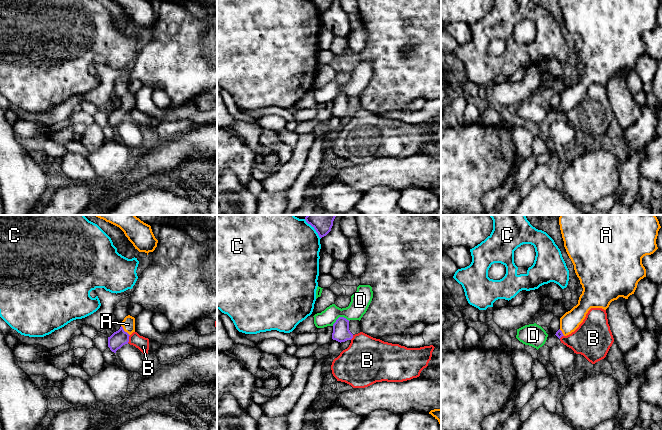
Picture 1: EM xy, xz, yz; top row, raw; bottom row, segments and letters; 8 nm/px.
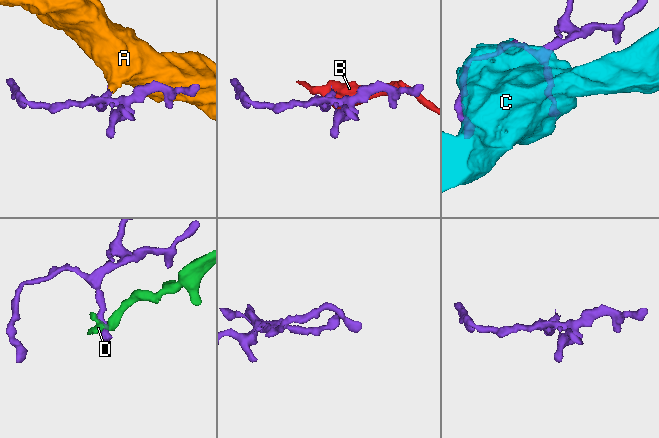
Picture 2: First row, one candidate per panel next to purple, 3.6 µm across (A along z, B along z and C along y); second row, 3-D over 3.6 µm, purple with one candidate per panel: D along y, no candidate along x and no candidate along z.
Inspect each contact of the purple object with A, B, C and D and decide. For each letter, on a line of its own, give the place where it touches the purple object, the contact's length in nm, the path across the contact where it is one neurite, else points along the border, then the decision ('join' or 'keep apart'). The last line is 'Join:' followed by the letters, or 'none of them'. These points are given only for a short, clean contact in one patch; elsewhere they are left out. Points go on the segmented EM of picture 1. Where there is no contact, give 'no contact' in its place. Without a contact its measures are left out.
A: contact xy (123, 330); length 110 nm; way xy (119, 338), (123, 330), (128, 324); join
B: contact xy (128, 339); length 70 nm; border xy (130, 335), (127, 342); keep apart
C: contact xz (314, 228); length 200 nm; keep apart
D: contact xz (340, 317); length 150 nm; border xz (349, 320), (339, 317), (332, 325); keep apart
Join: A

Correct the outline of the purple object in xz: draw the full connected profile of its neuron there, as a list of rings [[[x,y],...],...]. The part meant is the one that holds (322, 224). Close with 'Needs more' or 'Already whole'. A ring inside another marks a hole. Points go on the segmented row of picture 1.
[[[307,215],[305,220],[322,238],[331,231],[335,217],[336,215]]]. Already whole

